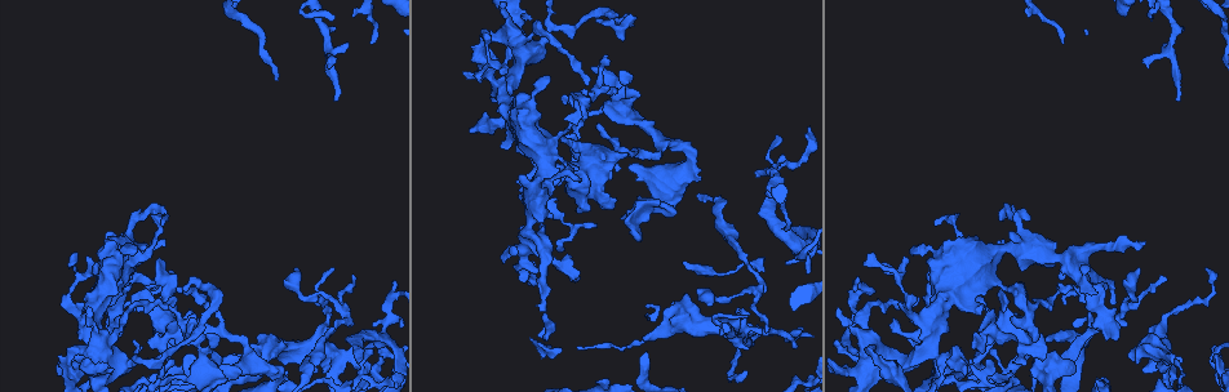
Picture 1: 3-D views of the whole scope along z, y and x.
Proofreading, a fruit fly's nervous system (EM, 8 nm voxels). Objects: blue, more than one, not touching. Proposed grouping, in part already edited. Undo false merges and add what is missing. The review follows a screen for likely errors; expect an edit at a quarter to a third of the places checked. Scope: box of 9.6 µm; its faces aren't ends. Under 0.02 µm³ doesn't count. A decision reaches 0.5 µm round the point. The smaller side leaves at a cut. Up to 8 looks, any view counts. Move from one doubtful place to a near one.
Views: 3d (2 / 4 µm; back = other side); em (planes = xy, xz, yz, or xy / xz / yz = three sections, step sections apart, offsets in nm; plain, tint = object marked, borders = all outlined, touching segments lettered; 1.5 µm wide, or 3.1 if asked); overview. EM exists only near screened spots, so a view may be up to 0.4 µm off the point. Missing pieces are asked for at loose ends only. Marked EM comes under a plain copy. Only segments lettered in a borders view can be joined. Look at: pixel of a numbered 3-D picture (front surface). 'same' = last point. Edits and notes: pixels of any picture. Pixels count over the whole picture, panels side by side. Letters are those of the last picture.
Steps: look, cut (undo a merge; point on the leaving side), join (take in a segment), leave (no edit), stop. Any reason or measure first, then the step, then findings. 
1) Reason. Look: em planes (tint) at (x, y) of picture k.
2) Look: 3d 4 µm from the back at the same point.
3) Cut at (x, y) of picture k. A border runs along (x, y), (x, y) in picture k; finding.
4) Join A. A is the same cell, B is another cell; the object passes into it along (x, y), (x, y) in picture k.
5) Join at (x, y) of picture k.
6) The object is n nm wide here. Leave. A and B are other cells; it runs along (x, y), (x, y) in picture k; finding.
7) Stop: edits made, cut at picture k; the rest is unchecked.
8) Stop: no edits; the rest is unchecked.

An open end. Look: 3d 4 µm at (333, 99) of picture 1.

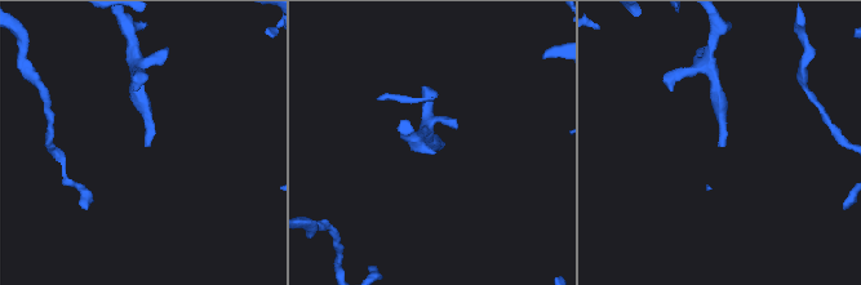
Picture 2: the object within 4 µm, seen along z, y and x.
Look: em xy step 8 (tint) at (145, 145) of picture 2.

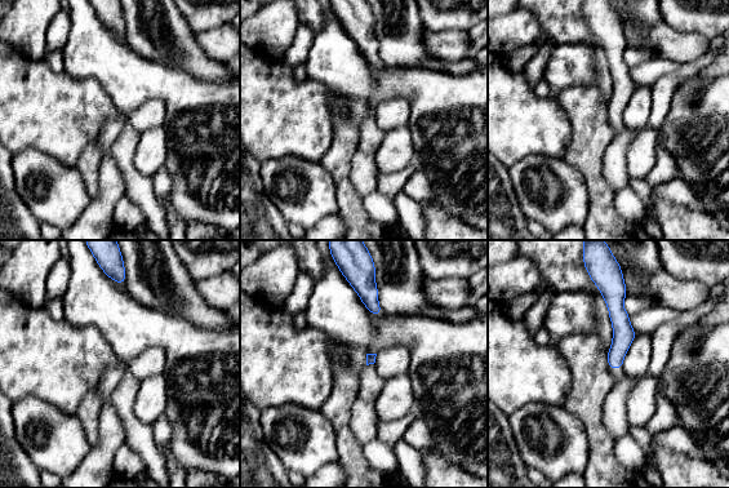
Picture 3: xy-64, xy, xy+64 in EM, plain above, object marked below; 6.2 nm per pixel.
Cut it another way. Look: em planes (borders) at the same point.

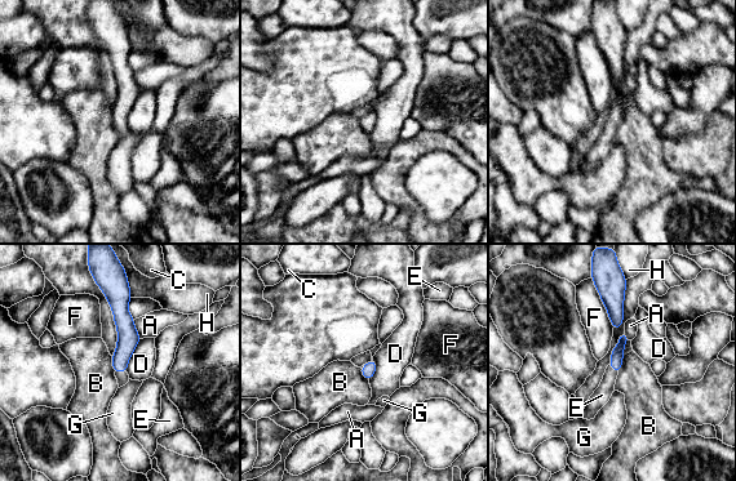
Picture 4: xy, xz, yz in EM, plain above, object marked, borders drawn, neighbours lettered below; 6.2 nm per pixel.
Join E. E is the same cell, A, B, C, D, F, G and H are other cells; the object passes into it along (616, 357), (612, 369), (602, 395) in picture 4; it goes on there.

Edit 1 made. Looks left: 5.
See it whole again. Look: overview.

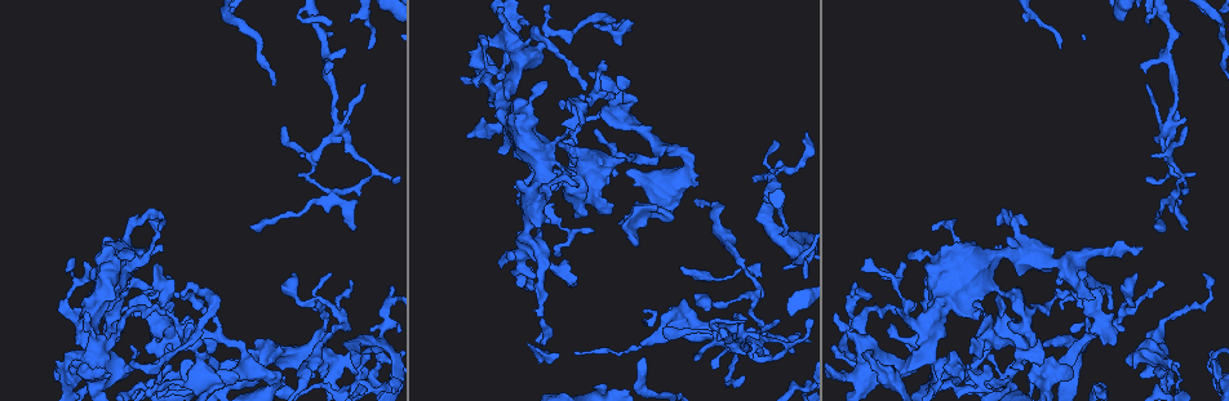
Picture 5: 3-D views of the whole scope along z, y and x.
Tapers out. Look: em xy step 4 (tint) at (300, 175) of picture 5.

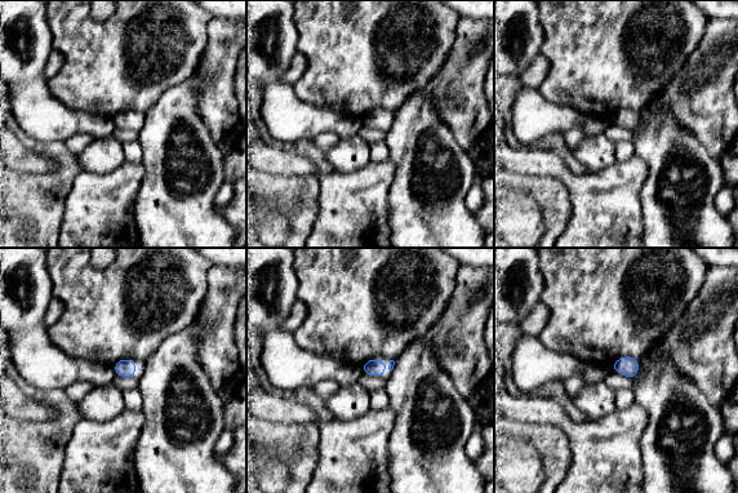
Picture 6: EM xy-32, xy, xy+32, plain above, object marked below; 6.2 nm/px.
Look: em planes (borders) at the same point.

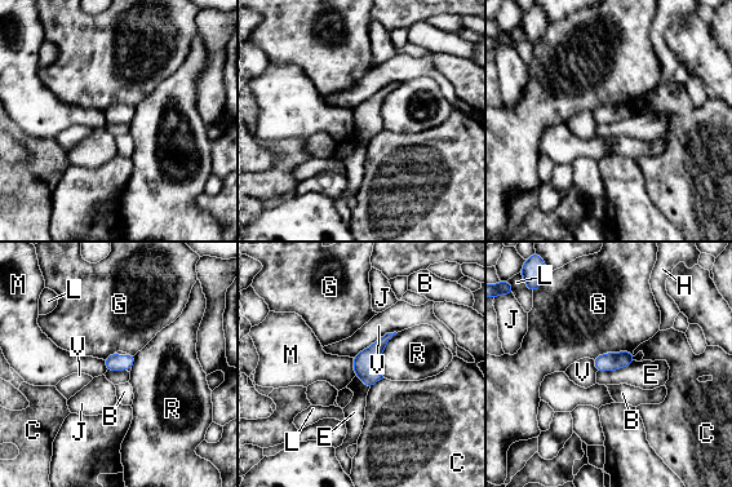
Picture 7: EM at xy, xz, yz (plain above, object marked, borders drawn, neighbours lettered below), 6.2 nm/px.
The longest contact is with V, 320 nm. Leave. B, C, E, G, H, J, L, M, R and V are other cells; no lettered segment goes on from it.

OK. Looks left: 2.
Tapers out. Look: em yz step 4 (borders) at (744, 375) of picture 5.

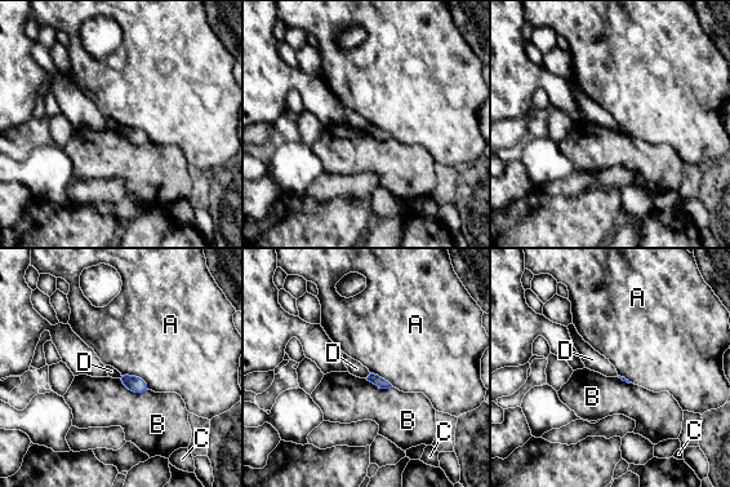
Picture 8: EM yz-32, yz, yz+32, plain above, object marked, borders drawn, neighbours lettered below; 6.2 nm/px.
Another direction. Look: em planes (borders) at the same point.

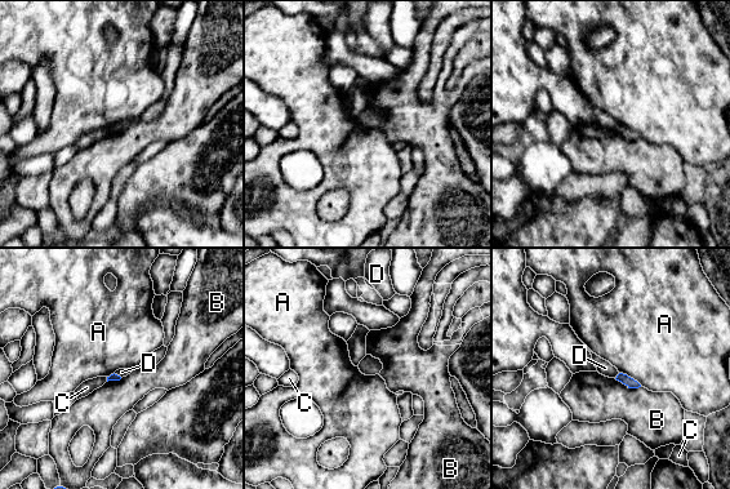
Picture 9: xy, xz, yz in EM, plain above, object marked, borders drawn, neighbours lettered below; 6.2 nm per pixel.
Leave. A, B, C and D are other cells; a border runs along (619, 373), (615, 378) in picture 9; none of them fits.

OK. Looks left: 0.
Stop: edits made, join at picture 4; the rest is unchecked.

